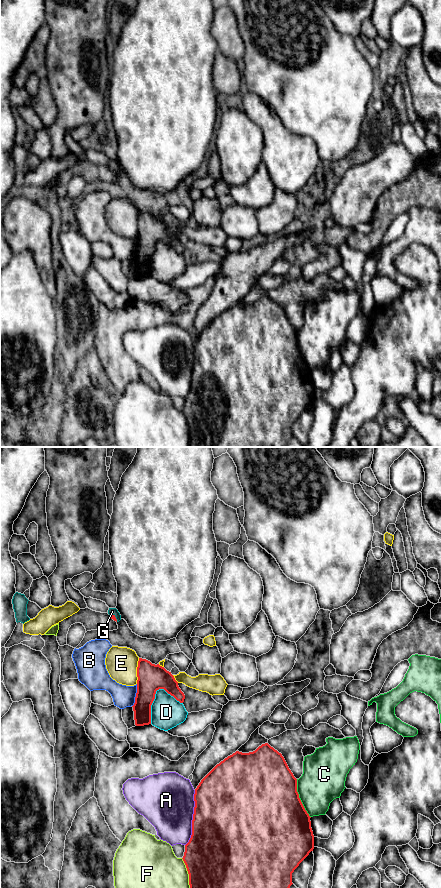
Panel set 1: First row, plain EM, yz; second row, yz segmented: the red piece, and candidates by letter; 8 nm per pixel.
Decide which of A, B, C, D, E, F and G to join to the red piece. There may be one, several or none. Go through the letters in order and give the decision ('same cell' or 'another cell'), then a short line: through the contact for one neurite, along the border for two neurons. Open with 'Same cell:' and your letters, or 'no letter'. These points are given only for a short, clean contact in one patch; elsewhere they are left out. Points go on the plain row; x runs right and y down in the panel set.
Same cell: G
A: another cell
B: another cell
C: another cell
D: another cell
E: another cell
F: another cell
G: same cell; line yz (113, 169), (115, 169), (112, 163)

